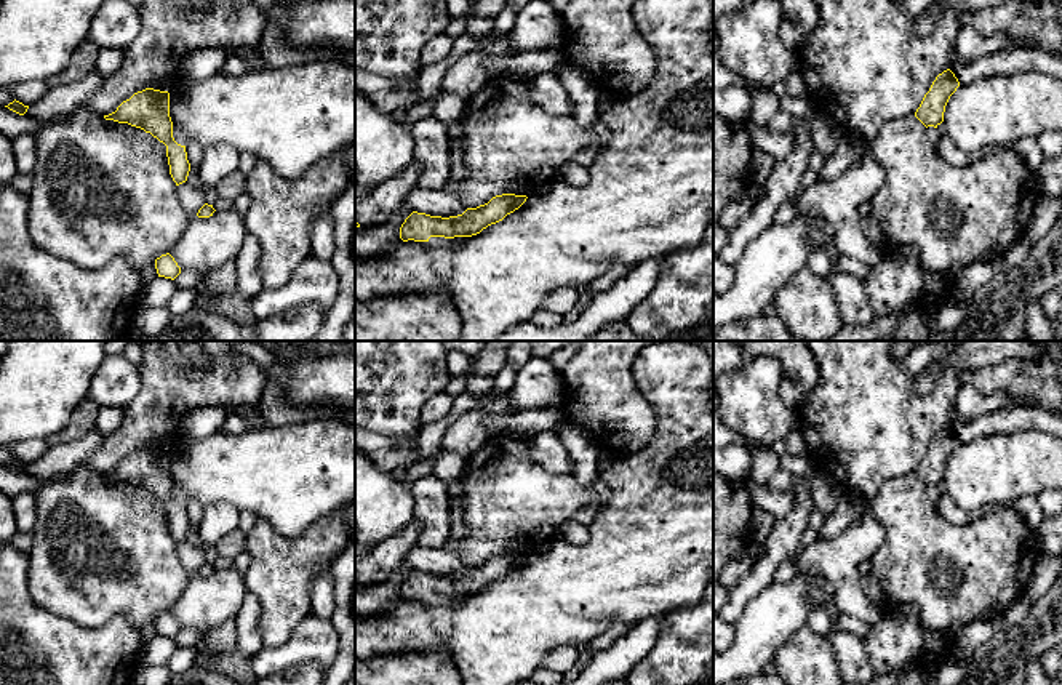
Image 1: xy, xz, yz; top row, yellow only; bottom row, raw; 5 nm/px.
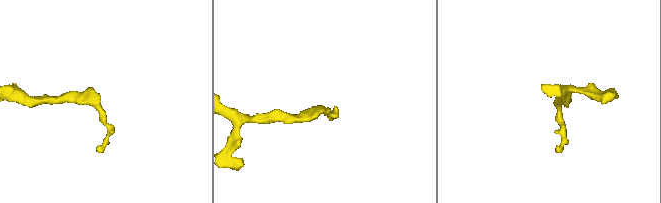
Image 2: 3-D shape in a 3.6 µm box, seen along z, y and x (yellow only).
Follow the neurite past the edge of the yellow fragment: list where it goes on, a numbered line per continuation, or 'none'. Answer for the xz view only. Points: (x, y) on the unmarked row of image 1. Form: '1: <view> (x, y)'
1: xz (435, 599)

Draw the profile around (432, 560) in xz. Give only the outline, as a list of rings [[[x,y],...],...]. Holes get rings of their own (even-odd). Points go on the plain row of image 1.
[[[413,546],[405,560],[417,571],[425,571],[430,575],[457,575],[467,567],[449,551],[437,547]]]

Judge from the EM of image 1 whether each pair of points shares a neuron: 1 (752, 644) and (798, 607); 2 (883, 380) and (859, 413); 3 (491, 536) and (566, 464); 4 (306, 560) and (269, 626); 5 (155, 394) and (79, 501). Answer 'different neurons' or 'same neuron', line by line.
1: same neuron
2: same neuron
3: different neurons
4: same neuron
5: different neurons

